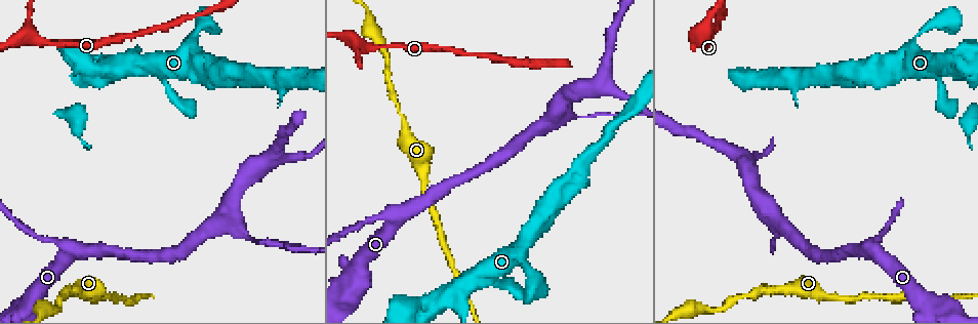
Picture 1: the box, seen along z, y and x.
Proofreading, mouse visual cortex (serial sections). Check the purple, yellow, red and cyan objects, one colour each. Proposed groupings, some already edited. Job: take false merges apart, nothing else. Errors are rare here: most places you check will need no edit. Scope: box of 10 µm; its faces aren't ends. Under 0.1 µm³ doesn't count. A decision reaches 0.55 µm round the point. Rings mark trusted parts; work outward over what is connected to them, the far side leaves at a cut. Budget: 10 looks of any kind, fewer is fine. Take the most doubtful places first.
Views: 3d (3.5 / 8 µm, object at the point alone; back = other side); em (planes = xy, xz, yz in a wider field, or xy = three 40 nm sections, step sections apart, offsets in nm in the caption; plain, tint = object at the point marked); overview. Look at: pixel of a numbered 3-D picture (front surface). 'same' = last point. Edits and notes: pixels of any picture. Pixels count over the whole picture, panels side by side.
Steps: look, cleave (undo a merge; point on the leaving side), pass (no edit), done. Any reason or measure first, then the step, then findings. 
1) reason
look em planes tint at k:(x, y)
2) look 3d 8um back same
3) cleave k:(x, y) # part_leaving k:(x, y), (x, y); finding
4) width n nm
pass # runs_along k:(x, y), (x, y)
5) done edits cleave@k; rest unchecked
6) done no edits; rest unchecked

a fork
look 3d 8um at 1:(32, 35)

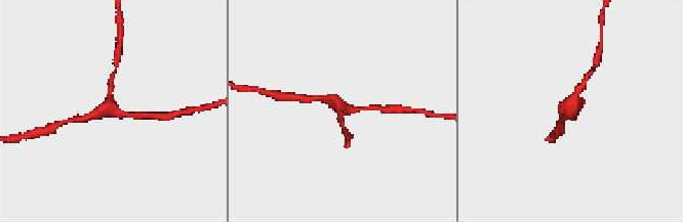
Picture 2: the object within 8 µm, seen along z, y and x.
zoom in
look 3d 3.5um back same

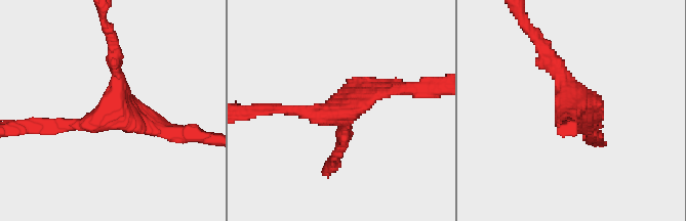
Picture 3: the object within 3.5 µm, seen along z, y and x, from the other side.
need the tissue
look em xy step 2 tint at 3:(339, 113)

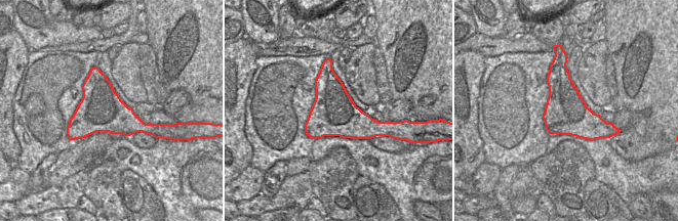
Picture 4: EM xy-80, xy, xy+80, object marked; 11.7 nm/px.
pass # runs_along 3:(276, 109), (338, 115), (396, 88); continuous, no second cell

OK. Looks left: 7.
branch point
look 3d 3.5um at 1:(873, 246)

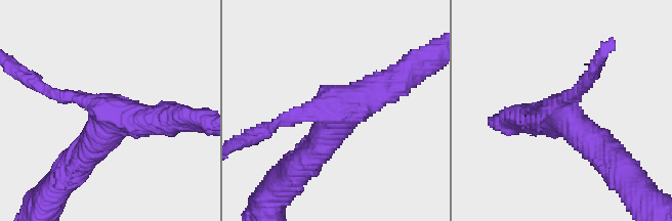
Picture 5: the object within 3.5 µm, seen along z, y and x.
arms 3; arm_widths 200, 450, 500 nm
look em xy step 2 tint at 5:(564, 107)

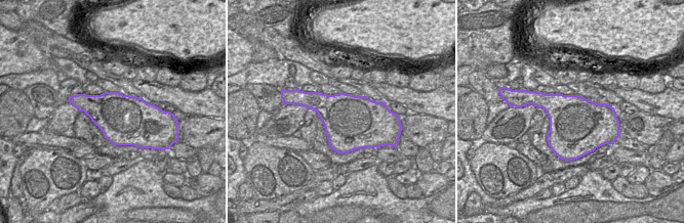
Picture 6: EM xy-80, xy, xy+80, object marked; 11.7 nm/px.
another direction
look em xy step 5 tint same

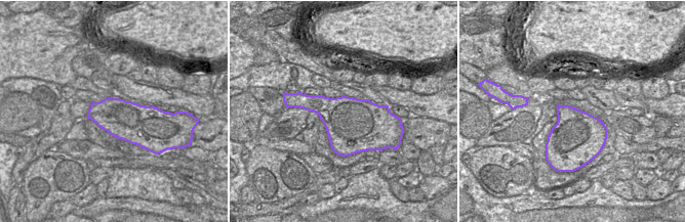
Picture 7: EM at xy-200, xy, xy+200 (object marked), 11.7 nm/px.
pass # runs_along 5:(306, 160), (341, 115), (401, 76); one cell here

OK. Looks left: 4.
narrows sharply
look em planes tint at 1:(775, 241)

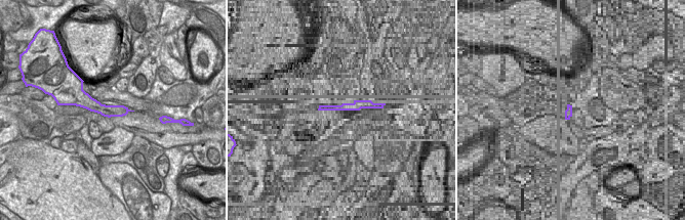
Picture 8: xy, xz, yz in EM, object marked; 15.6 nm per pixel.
look 3d 3.5um same

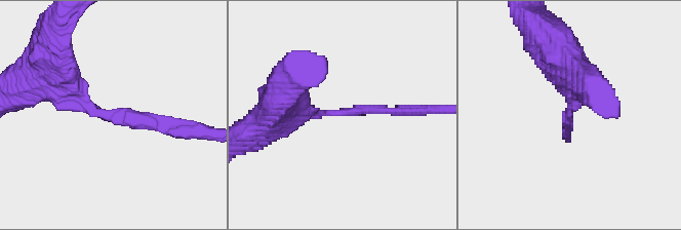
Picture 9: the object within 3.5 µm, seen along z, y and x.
width 190 nm
pass # runs_along 9:(48, 88), (68, 88), (112, 116), (174, 125); continuous, no second cell

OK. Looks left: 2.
three-way junction
look 3d 3.5um at 1:(748, 158)

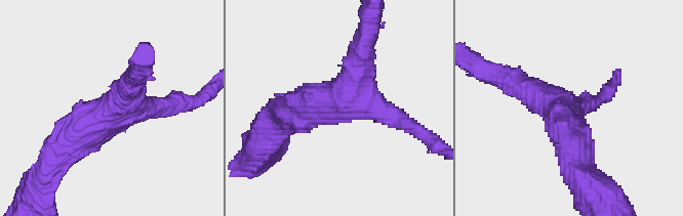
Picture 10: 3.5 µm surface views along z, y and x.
arms 3; arm_widths 300, 350, 500 nm; shape alone is not enough
look em xy step 1 tint at 10:(357, 101)

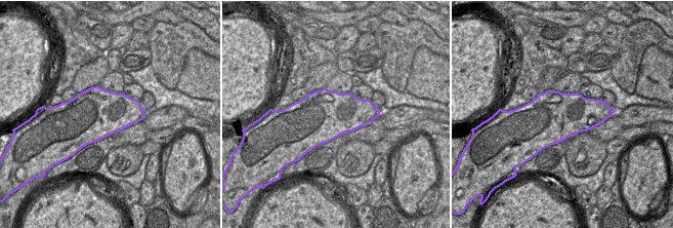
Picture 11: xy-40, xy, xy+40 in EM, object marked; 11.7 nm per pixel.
pass # runs_along 10:(61, 152), (126, 95), (132, 77); all the same cell

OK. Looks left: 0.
done no edits; rest unchecked

